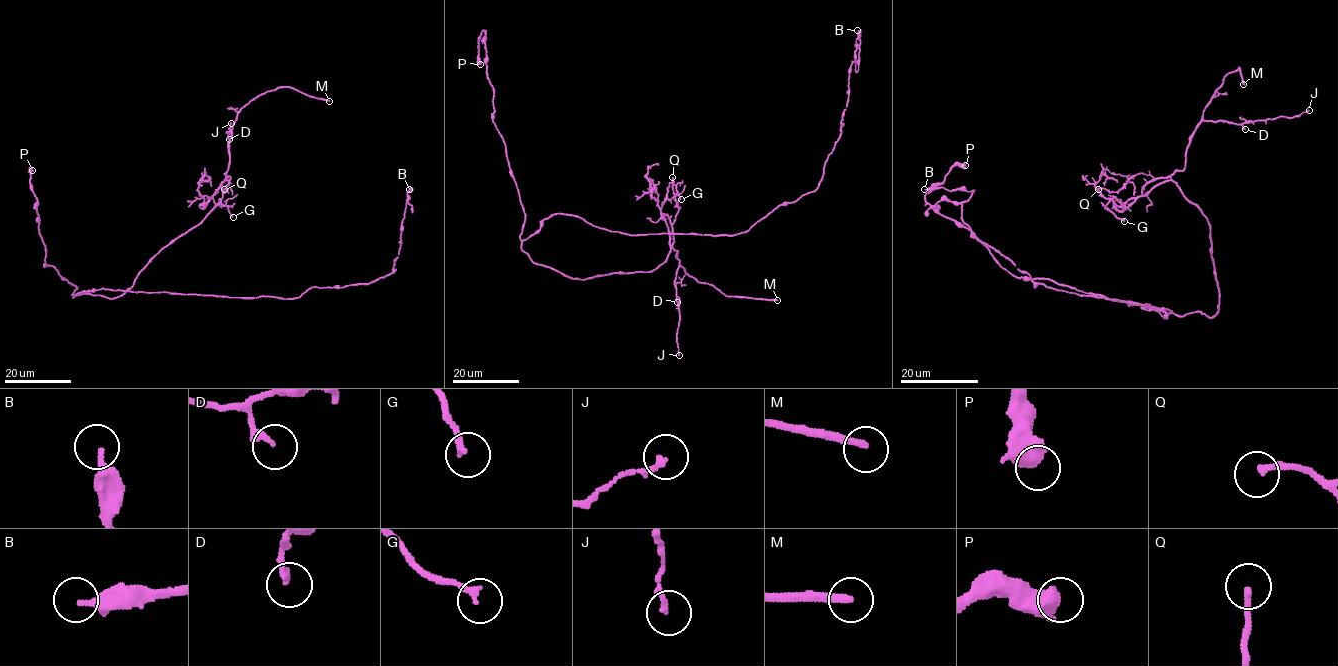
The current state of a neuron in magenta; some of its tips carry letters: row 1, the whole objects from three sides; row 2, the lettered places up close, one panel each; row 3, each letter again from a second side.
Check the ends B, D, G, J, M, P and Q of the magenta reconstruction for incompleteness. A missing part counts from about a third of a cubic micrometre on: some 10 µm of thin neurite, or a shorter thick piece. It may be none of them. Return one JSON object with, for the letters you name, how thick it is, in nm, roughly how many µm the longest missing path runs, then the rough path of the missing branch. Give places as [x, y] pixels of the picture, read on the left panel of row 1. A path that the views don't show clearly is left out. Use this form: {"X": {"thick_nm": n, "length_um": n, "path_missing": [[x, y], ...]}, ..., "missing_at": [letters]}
{"M": {"thick_nm": 240, "length_um": 70}, "Q": {"thick_nm": 200, "length_um": 15, "path_missing": [[224, 189], [232, 158], [224, 156]]}, "missing_at": ["M", "Q"]}

